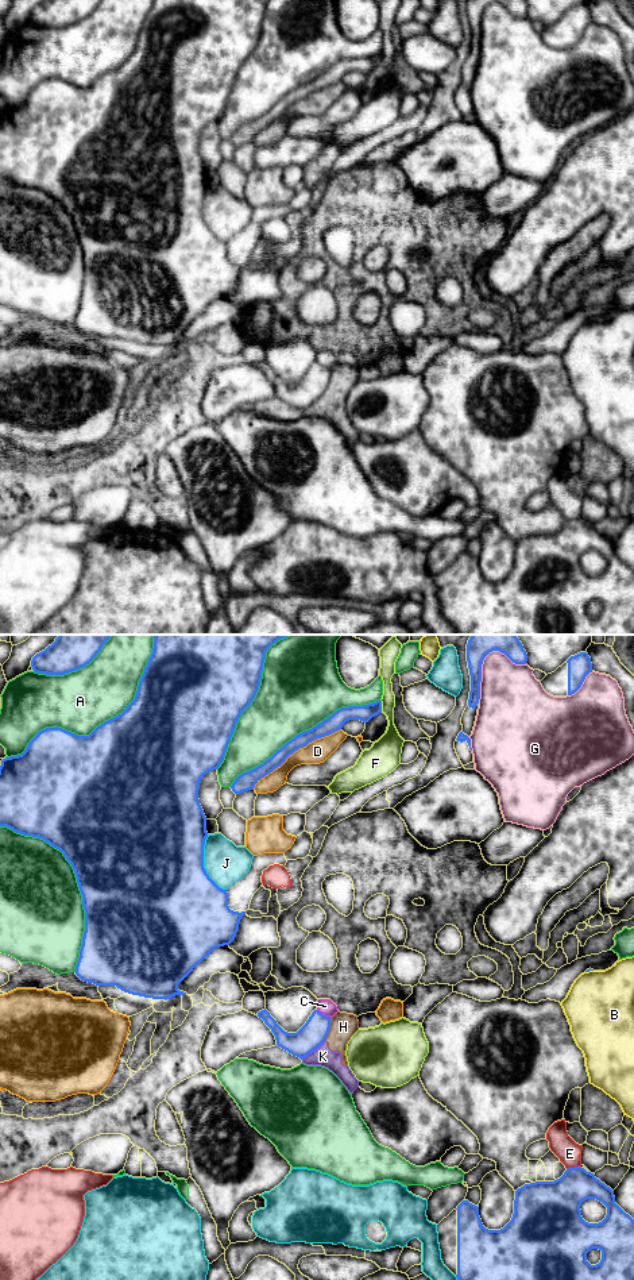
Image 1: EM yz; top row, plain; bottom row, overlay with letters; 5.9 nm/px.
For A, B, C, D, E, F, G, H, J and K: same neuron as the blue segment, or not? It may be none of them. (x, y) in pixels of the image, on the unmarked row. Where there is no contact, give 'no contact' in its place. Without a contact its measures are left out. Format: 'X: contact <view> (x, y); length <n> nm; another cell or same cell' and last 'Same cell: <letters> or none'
A: contact yz (95, 81); length 1100 nm; another cell
B: contact yz (588, 323); length 50 nm; another cell
C: contact yz (323, 366); length 100 nm; another cell
D: contact yz (296, 101); length 650 nm; another cell
E: contact yz (575, 519); length 90 nm; another cell
F: contact yz (381, 57); length 70 nm; another cell
G: contact yz (483, 11); length 380 nm; another cell
H: contact yz (329, 380); length 150 nm; another cell
J: contact yz (203, 216); length 360 nm; another cell
K: contact yz (313, 401); length 180 nm; another cell
Same cell: none

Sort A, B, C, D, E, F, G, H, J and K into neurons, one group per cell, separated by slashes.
A / B / C / D H K / E / F / G / J

